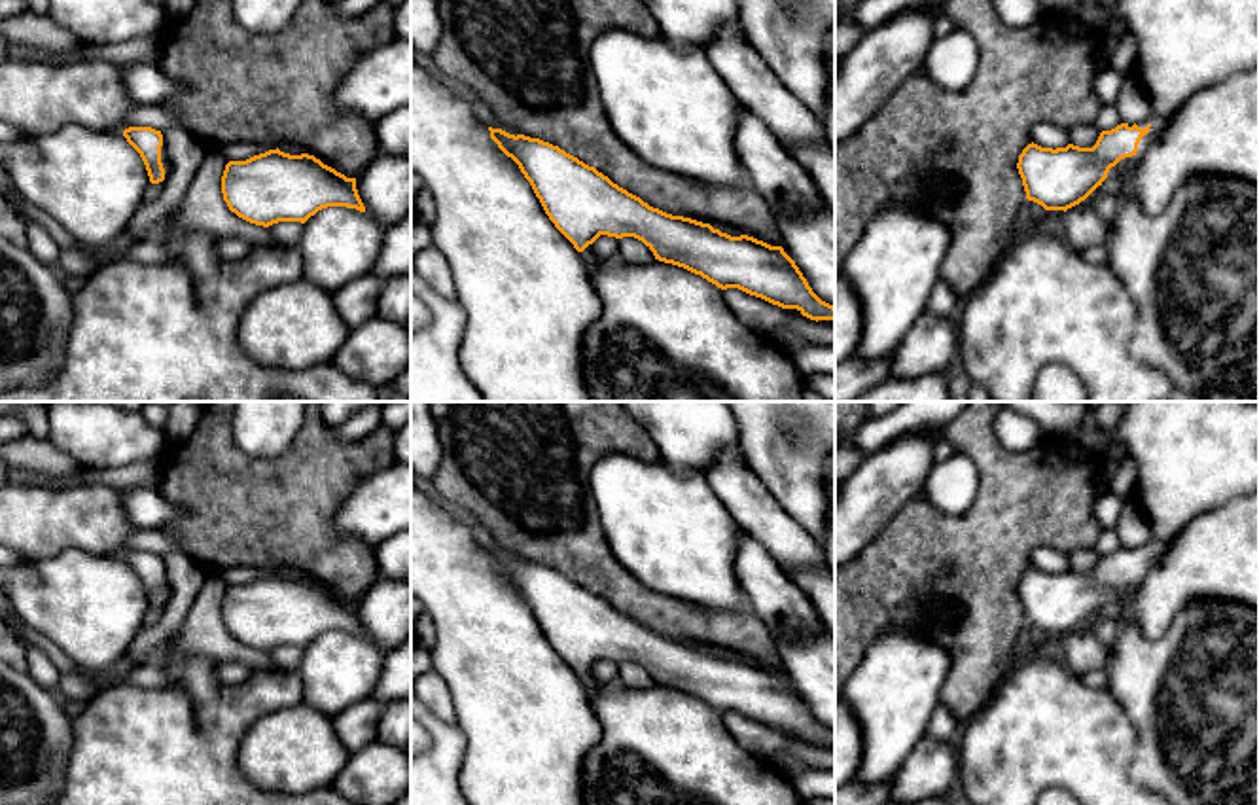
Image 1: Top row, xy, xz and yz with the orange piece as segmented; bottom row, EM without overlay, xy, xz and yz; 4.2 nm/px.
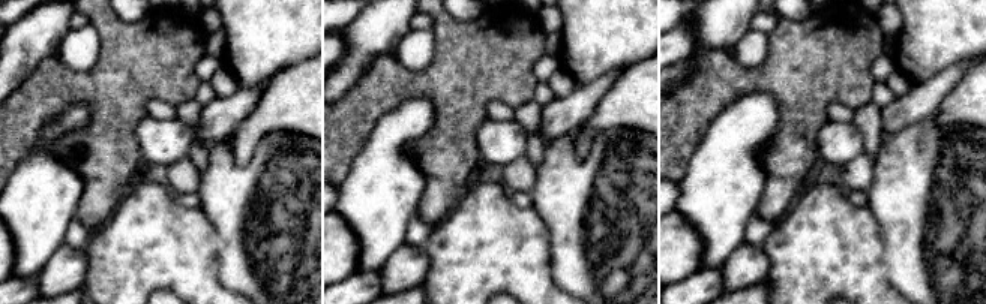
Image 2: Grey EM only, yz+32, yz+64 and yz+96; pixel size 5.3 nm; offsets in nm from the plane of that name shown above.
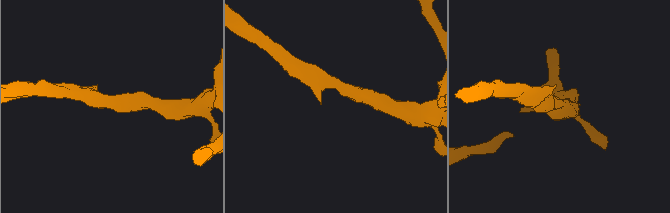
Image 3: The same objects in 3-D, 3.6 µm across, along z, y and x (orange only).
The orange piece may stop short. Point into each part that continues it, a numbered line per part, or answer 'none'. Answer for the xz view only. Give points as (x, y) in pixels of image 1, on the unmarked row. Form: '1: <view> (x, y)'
1: xz (589, 682)

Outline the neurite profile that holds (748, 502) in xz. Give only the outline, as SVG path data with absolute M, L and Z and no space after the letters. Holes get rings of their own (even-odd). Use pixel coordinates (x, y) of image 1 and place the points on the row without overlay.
M725 451L704 477L735 523L755 538L788 576L825 568L822 544L771 496L740 451Z

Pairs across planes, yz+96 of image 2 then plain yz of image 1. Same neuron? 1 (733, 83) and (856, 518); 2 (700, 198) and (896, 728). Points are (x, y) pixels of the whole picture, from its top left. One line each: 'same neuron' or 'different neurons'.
1: different neurons
2: same neuron

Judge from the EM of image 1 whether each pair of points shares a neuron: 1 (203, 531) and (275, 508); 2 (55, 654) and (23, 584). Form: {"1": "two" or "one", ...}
{"1": "one", "2": "two"}

